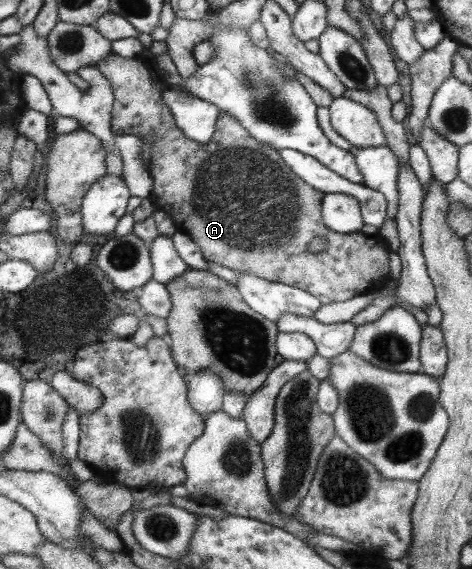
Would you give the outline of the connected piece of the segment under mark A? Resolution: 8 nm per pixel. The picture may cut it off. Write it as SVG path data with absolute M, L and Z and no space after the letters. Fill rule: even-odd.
M111 53L102 60L99 60L94 66L101 72L101 75L105 78L106 82L111 86L111 90L114 94L111 117L109 120L110 128L114 135L121 134L133 134L138 136L149 136L151 138L151 151L149 152L149 161L146 167L152 177L153 187L152 192L148 198L152 201L156 210L165 212L172 222L174 222L177 230L181 230L186 233L188 237L198 246L198 250L202 252L202 258L207 263L213 263L216 265L224 266L238 275L248 273L256 278L270 282L280 282L282 284L303 290L308 292L311 296L314 296L321 305L326 305L332 302L346 301L357 295L365 295L368 292L378 291L386 286L389 277L389 264L391 260L391 253L384 248L384 244L380 244L380 240L376 242L373 235L368 236L362 234L360 231L347 233L346 235L337 235L328 231L328 228L321 223L321 198L323 192L314 190L314 188L308 186L303 180L300 180L293 172L290 172L286 168L286 163L278 156L276 150L272 150L272 147L259 143L257 140L248 134L242 125L233 116L228 113L218 113L218 118L215 122L215 129L210 137L210 140L206 144L200 144L199 142L186 138L181 129L175 125L171 109L161 99L161 90L168 85L165 83L165 79L162 76L162 72L158 71L158 77L152 79L151 71L146 68L146 63L141 58L124 58L117 54ZM312 238L324 238L326 241L326 248L320 250L318 254L310 254L308 252L308 245Z

